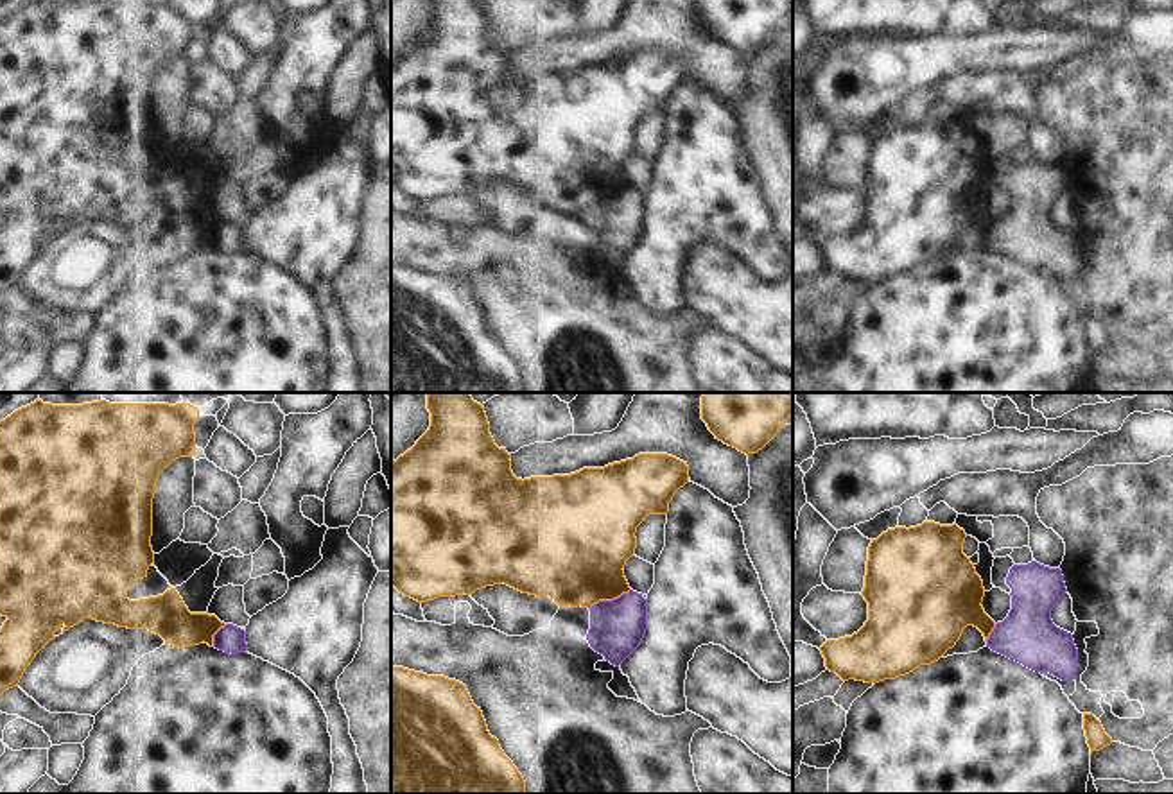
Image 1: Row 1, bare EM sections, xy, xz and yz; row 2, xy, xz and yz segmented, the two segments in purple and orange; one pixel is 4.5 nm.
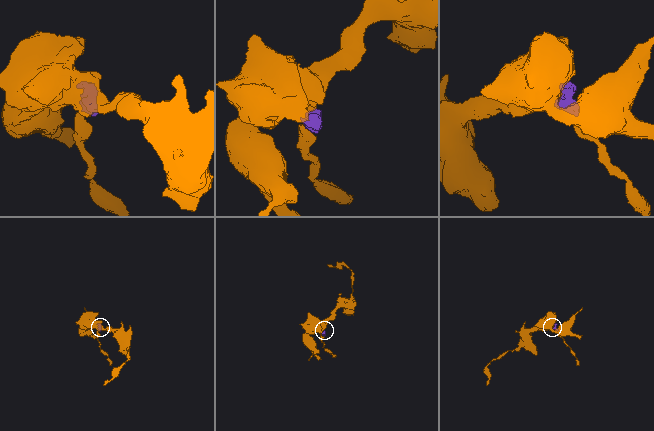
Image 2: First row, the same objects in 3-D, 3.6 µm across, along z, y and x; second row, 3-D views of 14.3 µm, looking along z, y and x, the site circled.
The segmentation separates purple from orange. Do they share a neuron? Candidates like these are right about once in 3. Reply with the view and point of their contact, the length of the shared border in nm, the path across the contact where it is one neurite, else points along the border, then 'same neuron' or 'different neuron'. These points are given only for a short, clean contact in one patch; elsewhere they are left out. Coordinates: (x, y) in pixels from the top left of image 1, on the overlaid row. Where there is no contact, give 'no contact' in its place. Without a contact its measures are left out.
xz (608, 601) | 220 nm | different neuron

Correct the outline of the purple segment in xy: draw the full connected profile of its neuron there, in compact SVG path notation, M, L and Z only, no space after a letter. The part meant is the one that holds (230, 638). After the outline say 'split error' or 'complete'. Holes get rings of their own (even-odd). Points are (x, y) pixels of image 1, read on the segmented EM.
M226 624L213 645L161 645L133 667L127 685L97 715L84 760L68 785L48 774L27 794L330 794L332 737L316 694L294 674L248 652L246 631Z; split error

